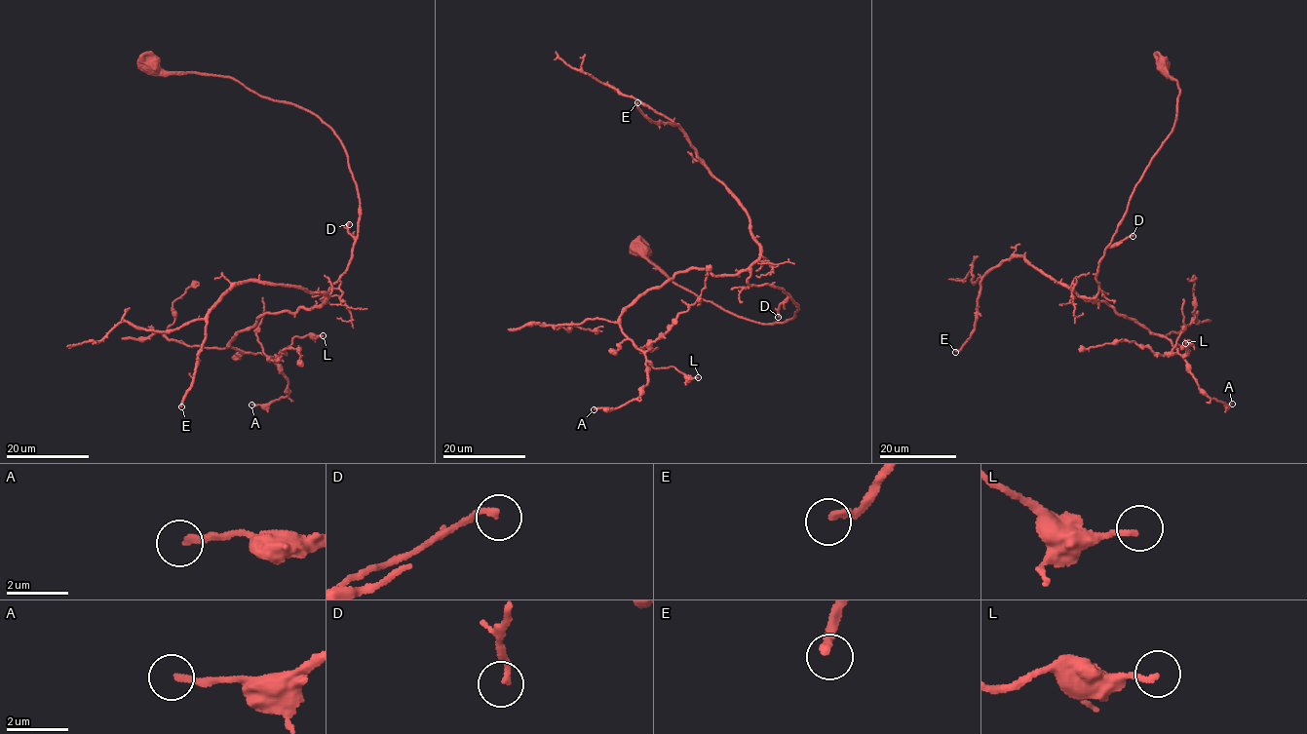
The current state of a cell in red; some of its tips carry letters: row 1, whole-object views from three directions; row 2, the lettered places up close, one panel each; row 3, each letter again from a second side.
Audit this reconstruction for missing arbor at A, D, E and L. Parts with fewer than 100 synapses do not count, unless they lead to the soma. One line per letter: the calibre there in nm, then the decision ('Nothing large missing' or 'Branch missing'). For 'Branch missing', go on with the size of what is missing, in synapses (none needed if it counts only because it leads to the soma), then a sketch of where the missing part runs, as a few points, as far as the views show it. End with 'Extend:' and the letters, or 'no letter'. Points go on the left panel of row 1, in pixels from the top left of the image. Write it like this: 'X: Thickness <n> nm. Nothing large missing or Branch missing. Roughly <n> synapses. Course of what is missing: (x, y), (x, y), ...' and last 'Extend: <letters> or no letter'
A: Thickness 200 nm. Nothing large missing
D: Thickness 200 nm. Nothing large missing
E: Thickness 280 nm. Branch missing. Roughly 100 synapses
L: Thickness 180 nm. Nothing large missing
Extend: E

